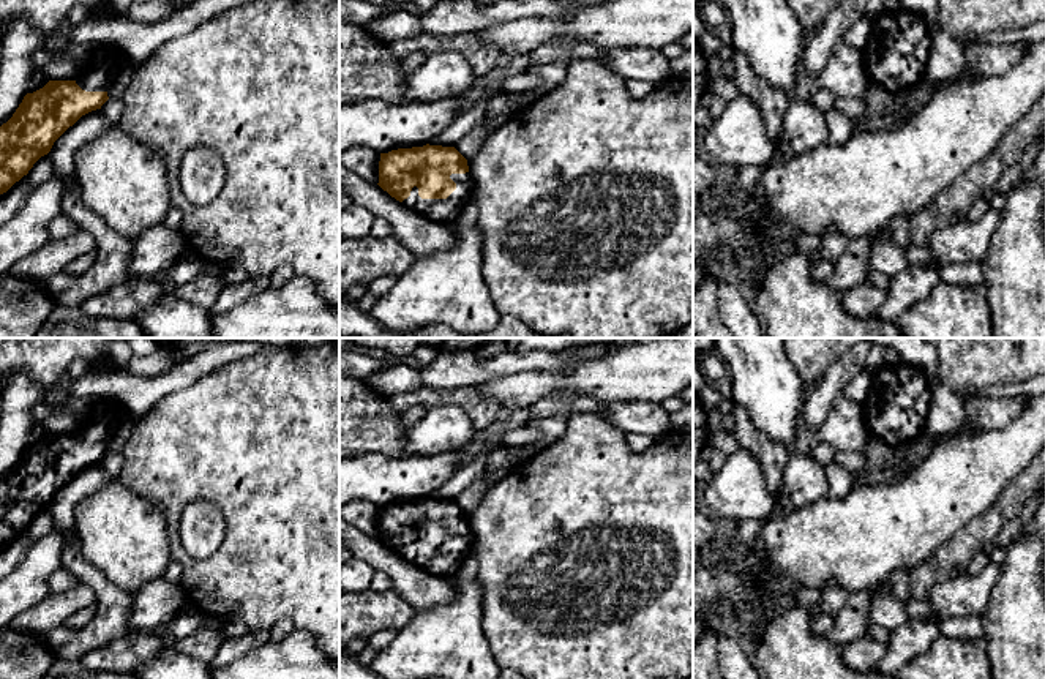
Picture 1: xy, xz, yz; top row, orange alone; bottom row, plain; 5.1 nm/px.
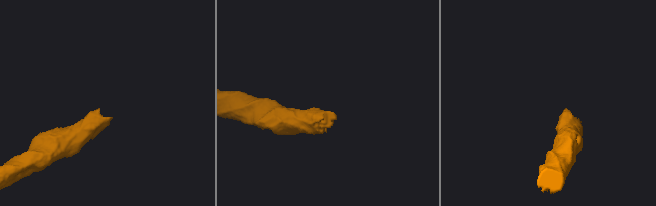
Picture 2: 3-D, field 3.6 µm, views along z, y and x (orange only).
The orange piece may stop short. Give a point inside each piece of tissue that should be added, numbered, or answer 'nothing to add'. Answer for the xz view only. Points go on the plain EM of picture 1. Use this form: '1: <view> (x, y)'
1: xz (447, 564)

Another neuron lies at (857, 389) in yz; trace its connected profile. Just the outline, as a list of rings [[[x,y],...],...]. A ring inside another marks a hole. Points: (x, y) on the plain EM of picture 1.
[[[862,371],[846,384],[843,393],[846,398],[862,406],[870,393],[870,385],[871,385],[871,374]]]

